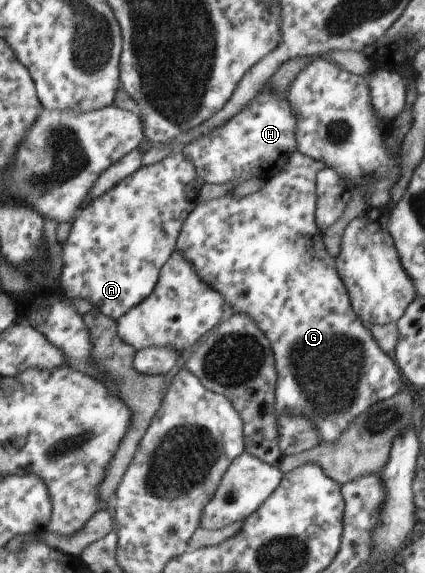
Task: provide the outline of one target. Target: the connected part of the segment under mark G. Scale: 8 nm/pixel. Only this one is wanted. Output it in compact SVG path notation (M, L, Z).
M293 151L285 163L273 176L270 176L263 188L257 189L257 192L247 194L247 196L230 195L211 200L197 201L195 208L186 216L185 222L181 227L179 236L176 240L176 251L180 252L185 260L193 265L193 270L203 283L215 289L224 298L227 304L231 304L235 313L247 315L257 326L265 333L269 339L277 371L277 386L275 391L276 401L274 409L276 416L285 413L299 413L309 417L318 432L322 436L322 441L335 442L339 435L347 428L347 425L364 410L367 410L373 404L395 396L397 390L401 388L401 371L387 353L384 353L371 331L362 323L360 316L353 310L346 286L341 280L336 258L332 257L325 248L322 231L316 223L316 178L317 173L326 169L328 166L321 161L315 160L299 151Z

